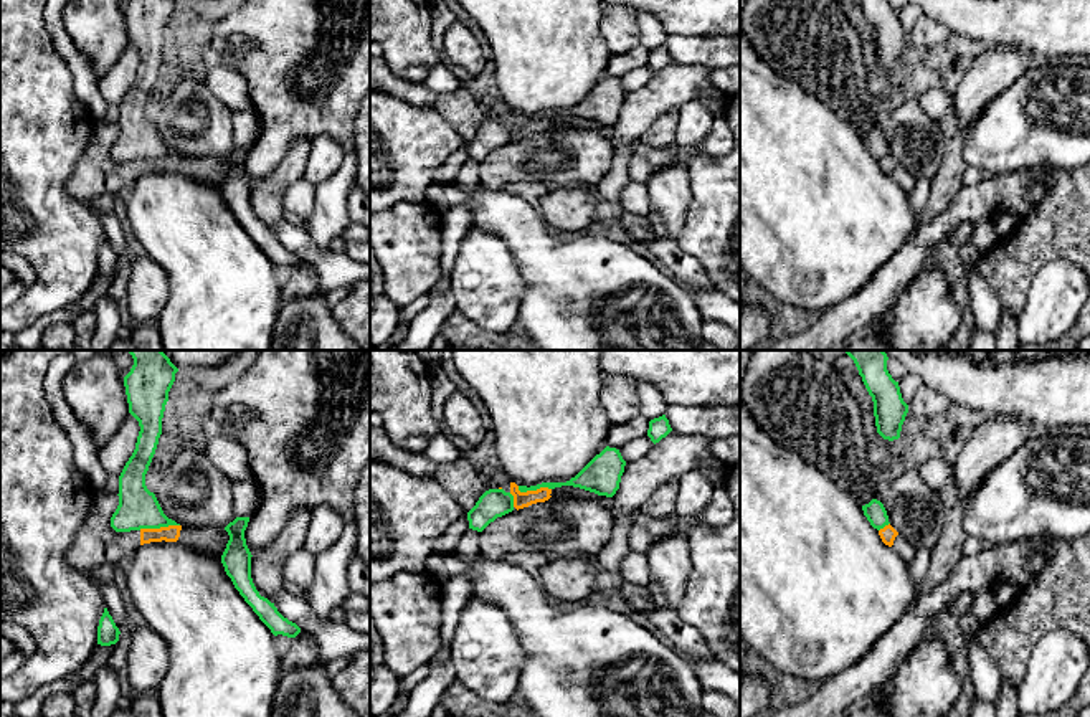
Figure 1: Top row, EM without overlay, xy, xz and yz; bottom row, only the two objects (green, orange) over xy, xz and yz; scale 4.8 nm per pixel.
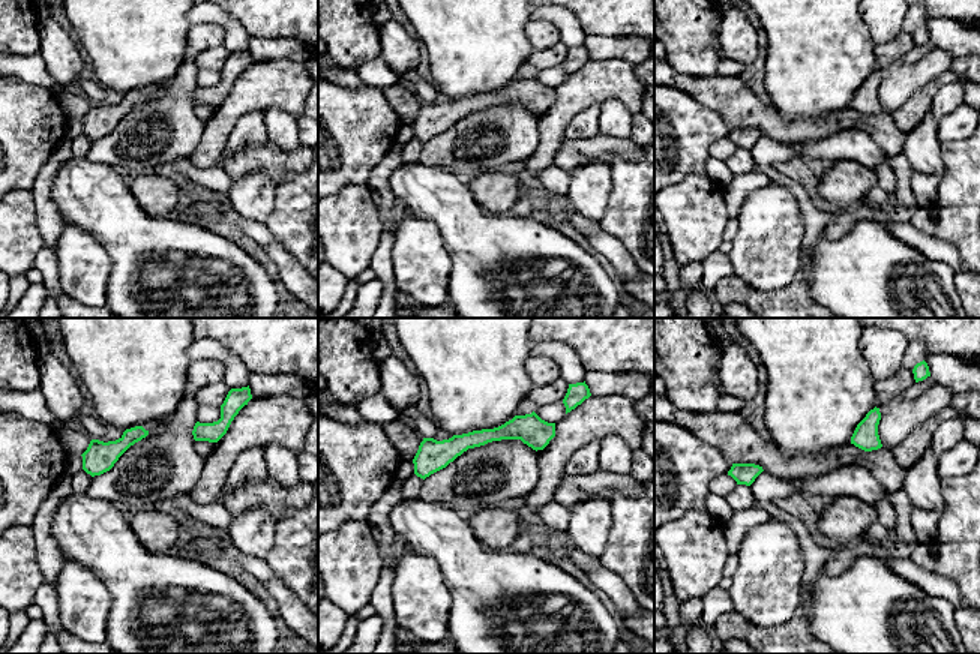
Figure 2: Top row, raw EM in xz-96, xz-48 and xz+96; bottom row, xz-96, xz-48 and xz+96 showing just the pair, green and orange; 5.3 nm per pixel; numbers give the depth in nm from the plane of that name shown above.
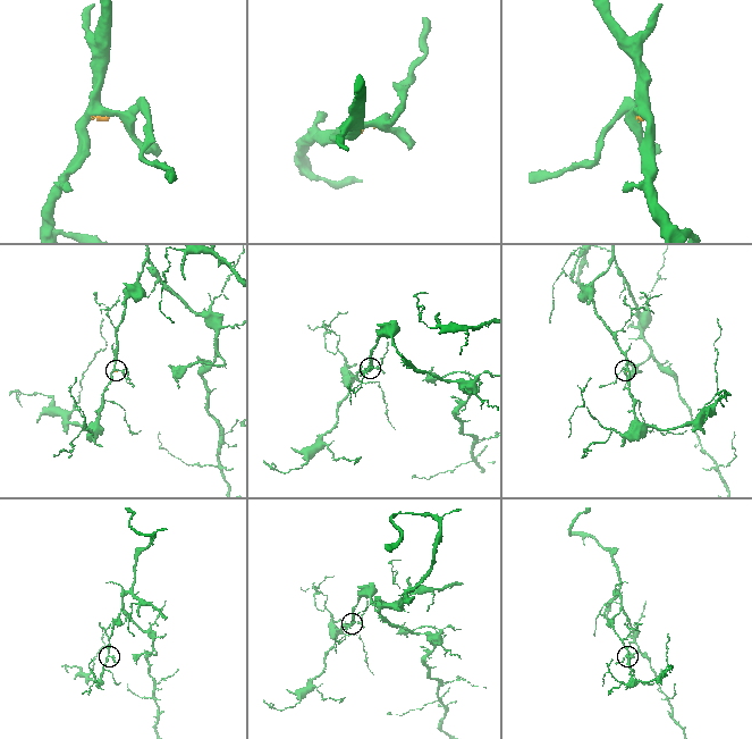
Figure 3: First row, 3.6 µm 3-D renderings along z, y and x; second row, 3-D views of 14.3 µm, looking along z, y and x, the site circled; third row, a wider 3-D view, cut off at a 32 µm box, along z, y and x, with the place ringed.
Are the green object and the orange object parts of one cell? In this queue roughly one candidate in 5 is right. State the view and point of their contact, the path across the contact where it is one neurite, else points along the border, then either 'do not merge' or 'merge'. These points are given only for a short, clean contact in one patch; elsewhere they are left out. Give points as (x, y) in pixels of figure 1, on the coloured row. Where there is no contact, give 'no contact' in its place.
xy (159, 527) | do not merge

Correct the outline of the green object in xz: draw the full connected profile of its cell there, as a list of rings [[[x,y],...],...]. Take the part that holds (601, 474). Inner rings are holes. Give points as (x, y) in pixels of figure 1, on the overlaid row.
[[[606,446],[596,454],[575,477],[566,482],[542,482],[537,486],[519,486],[520,492],[537,491],[540,487],[562,487],[573,486],[598,496],[613,497],[619,489],[621,476],[624,472],[626,461],[619,449]]]

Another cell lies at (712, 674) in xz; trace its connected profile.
[[[672,646],[672,649],[684,656],[694,667],[704,689],[722,692],[740,707],[740,676],[718,659],[700,659],[695,654]]]

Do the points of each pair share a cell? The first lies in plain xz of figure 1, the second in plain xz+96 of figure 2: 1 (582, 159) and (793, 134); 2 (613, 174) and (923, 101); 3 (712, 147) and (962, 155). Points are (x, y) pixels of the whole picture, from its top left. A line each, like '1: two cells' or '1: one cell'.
1: two cells
2: two cells
3: two cells

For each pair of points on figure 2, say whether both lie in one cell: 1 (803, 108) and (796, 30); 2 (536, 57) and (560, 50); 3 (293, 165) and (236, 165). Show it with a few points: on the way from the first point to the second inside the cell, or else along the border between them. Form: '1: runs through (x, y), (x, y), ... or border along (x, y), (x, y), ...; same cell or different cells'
1: runs through (803, 89), (803, 50); same cell
2: runs through (542, 57), (554, 56); same cell
3: runs through (279, 162), (249, 162); same cell

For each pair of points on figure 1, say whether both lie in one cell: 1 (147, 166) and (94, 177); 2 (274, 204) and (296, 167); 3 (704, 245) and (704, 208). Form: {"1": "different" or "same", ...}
{"1": "same", "2": "same", "3": "same"}

